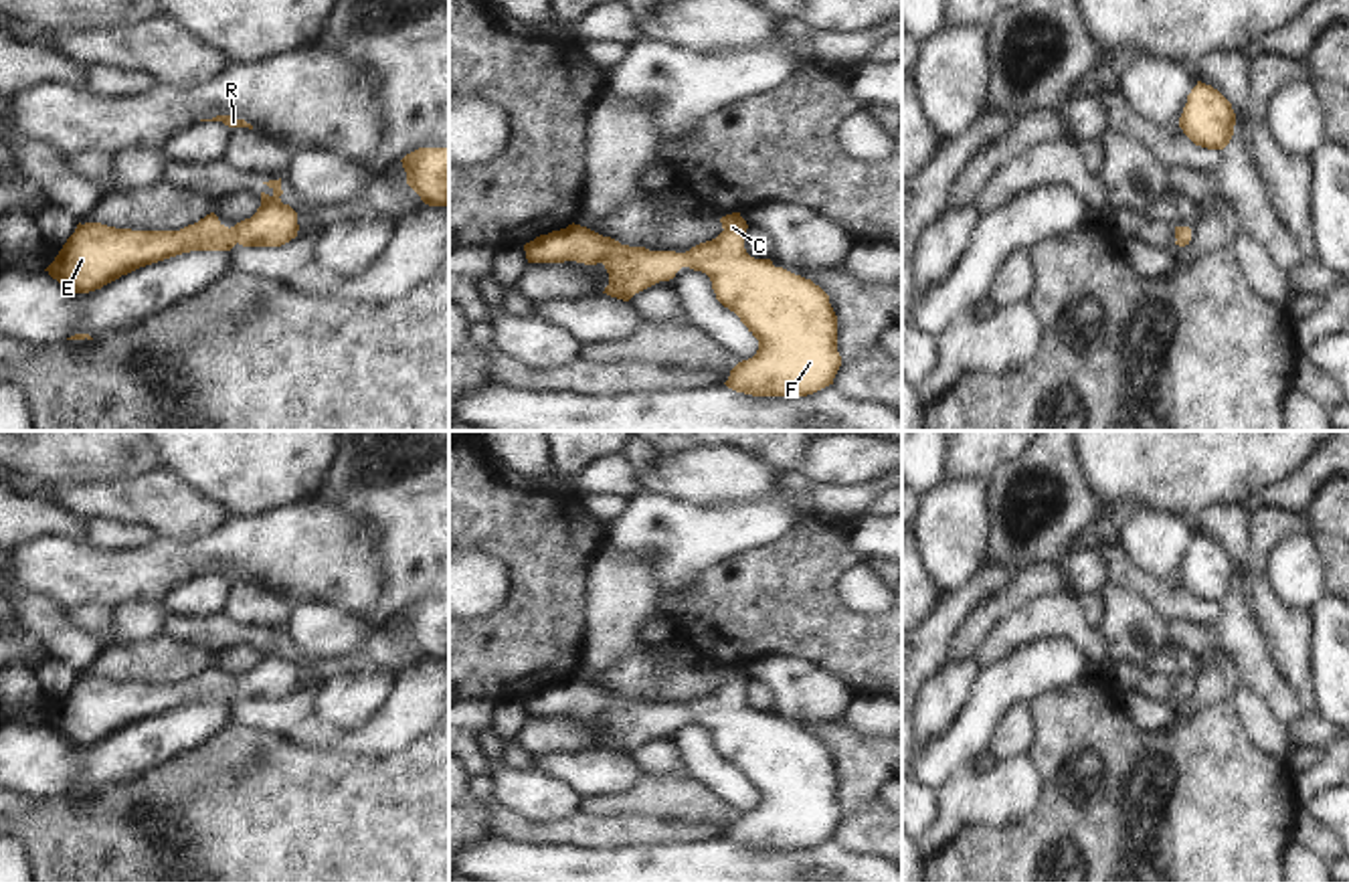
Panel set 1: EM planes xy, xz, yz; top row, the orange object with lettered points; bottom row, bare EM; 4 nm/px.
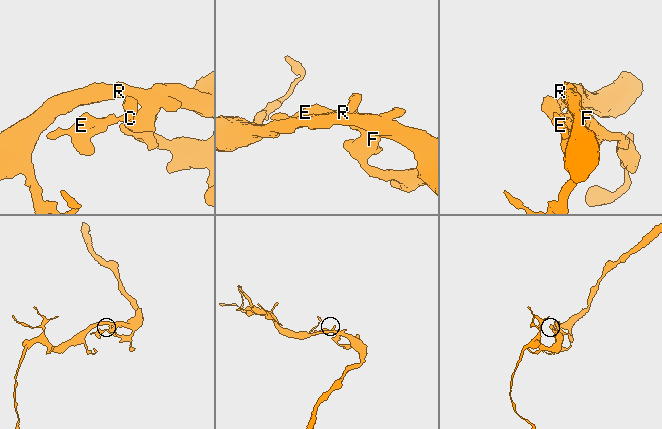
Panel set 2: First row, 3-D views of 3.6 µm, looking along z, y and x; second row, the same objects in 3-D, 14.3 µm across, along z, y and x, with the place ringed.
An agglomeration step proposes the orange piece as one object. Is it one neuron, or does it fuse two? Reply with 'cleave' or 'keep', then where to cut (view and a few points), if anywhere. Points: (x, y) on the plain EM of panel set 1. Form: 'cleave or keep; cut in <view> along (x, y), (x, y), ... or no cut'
keep; no cut

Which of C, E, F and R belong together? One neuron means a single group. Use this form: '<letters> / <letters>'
C E F R

